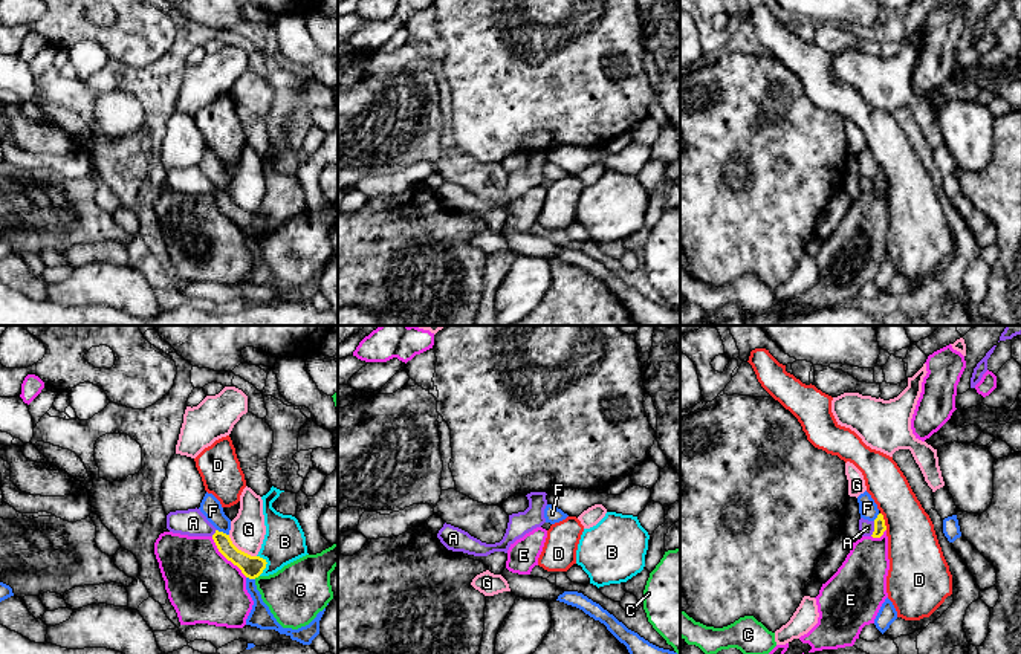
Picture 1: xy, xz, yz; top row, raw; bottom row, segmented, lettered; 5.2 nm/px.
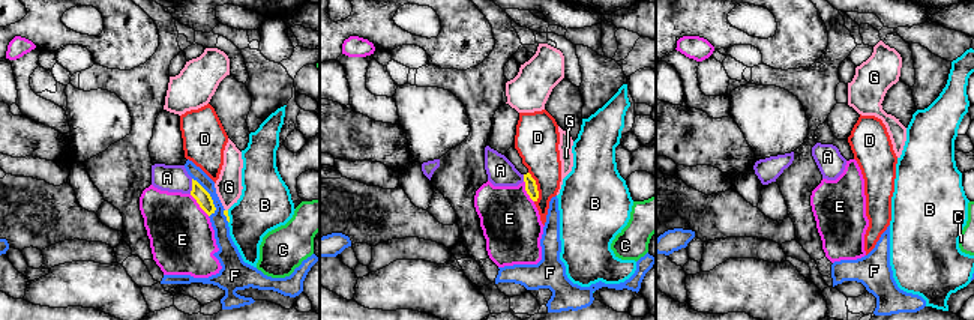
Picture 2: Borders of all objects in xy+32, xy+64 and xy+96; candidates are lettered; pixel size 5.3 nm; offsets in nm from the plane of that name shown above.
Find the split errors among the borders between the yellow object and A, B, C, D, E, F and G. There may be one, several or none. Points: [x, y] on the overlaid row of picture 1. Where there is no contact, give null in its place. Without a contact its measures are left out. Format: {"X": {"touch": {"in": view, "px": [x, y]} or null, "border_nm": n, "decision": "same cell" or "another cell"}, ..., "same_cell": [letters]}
{"A": {"touch": {"in": "yz", "px": [875, 529]}, "border_nm": 80, "decision": "another cell"}, "B": {"touch": {"in": "xy", "px": [266, 563]}, "border_nm": 110, "decision": "another cell"}, "C": {"touch": {"in": "xy", "px": [256, 576]}, "border_nm": 40, "decision": "another cell"}, "D": {"touch": {"in": "yz", "px": [884, 521]}, "border_nm": 100, "decision": "another cell"}, "E": {"touch": {"in": "xy", "px": [226, 558]}, "border_nm": 280, "decision": "another cell"}, "F": {"touch": {"in": "xy", "px": [222, 532]}, "border_nm": 70, "decision": "another cell"}, "G": {"touch": {"in": "xy", "px": [240, 550]}, "border_nm": 190, "decision": "another cell"}, "same_cell": []}

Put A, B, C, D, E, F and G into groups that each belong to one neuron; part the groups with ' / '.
A / B / C / D / E / F / G

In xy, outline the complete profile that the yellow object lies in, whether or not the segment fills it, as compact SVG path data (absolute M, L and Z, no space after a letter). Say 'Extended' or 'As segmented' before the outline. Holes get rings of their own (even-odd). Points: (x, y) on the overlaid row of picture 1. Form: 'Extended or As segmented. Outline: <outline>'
As segmented. Outline: M216 530L216 533L212 535L212 539L214 539L219 552L228 561L231 561L234 565L237 565L246 578L255 579L266 568L266 564L267 564L266 559L263 559L260 556L251 556L251 555L238 550L232 544L229 535Z

